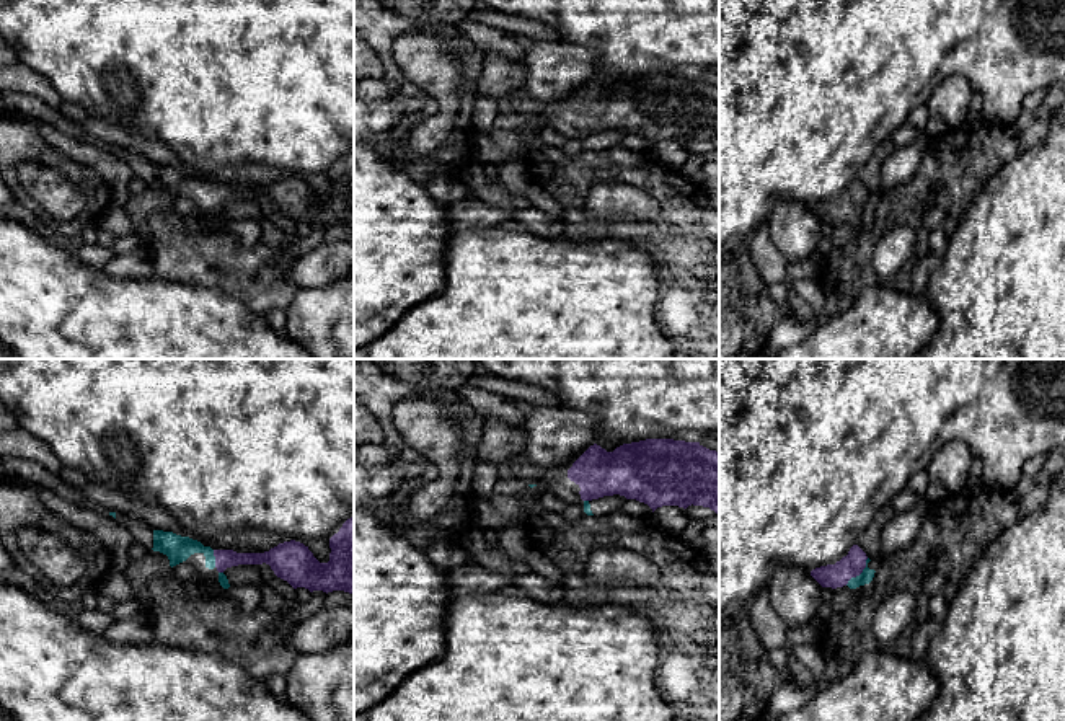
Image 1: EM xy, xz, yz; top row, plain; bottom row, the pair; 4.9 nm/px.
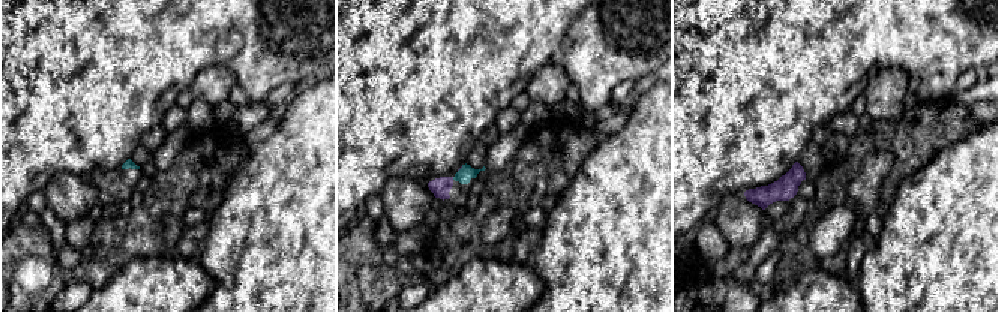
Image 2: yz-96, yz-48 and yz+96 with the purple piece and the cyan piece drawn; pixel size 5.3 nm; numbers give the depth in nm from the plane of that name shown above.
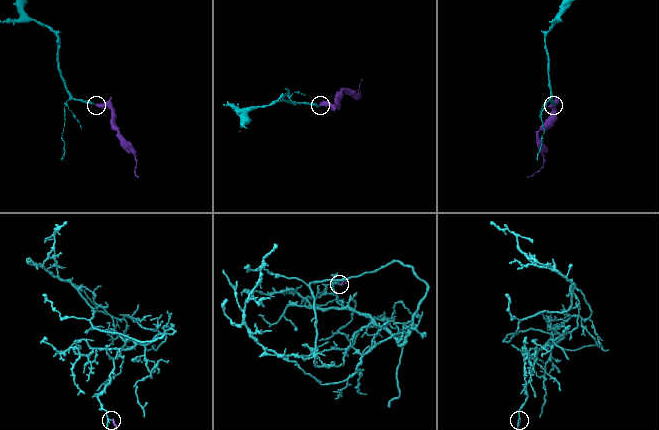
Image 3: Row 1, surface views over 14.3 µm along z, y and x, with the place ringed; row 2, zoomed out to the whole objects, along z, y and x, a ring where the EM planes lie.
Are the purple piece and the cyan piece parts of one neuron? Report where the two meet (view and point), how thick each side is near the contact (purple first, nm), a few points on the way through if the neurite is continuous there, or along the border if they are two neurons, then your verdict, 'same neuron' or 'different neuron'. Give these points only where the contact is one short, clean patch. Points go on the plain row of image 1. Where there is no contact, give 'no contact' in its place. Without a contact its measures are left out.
contact yz (860, 207); calibres 120 and 70 nm; way yz (837, 209), (860, 207), (866, 211); same neuron

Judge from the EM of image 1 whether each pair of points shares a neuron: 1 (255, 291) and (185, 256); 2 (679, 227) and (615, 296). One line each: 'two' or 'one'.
1: one
2: two

